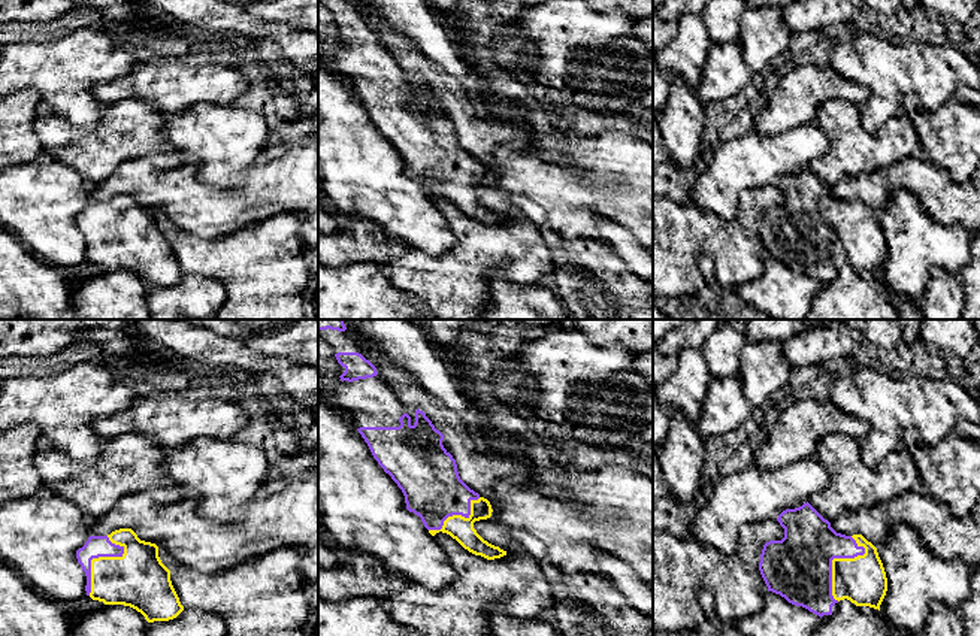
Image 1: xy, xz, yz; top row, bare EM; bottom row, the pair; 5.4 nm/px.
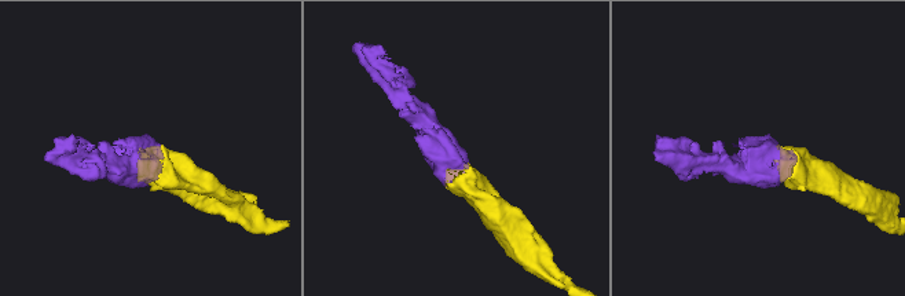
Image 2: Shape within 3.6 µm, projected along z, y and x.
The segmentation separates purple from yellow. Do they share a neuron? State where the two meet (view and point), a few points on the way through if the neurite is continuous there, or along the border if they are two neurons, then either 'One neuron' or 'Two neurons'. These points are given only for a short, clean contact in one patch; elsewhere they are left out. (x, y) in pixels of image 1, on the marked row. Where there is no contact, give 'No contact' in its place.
Touches purple at yz (837, 557). One neuron

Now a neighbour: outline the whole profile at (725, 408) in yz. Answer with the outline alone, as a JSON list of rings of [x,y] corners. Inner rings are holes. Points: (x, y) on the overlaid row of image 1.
[[[739,376],[711,378],[696,430],[702,437],[729,434],[754,412]]]

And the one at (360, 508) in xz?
[[[320,390],[318,529],[335,546],[376,555],[429,591],[441,591],[456,578],[442,546],[406,509],[402,490]]]

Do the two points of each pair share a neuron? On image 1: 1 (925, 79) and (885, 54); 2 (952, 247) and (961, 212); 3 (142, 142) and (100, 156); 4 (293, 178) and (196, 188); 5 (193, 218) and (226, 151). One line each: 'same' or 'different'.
1: same
2: different
3: same
4: same
5: different

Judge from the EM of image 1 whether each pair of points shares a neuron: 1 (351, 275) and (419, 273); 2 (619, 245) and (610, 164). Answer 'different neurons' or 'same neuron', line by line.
1: different neurons
2: different neurons

